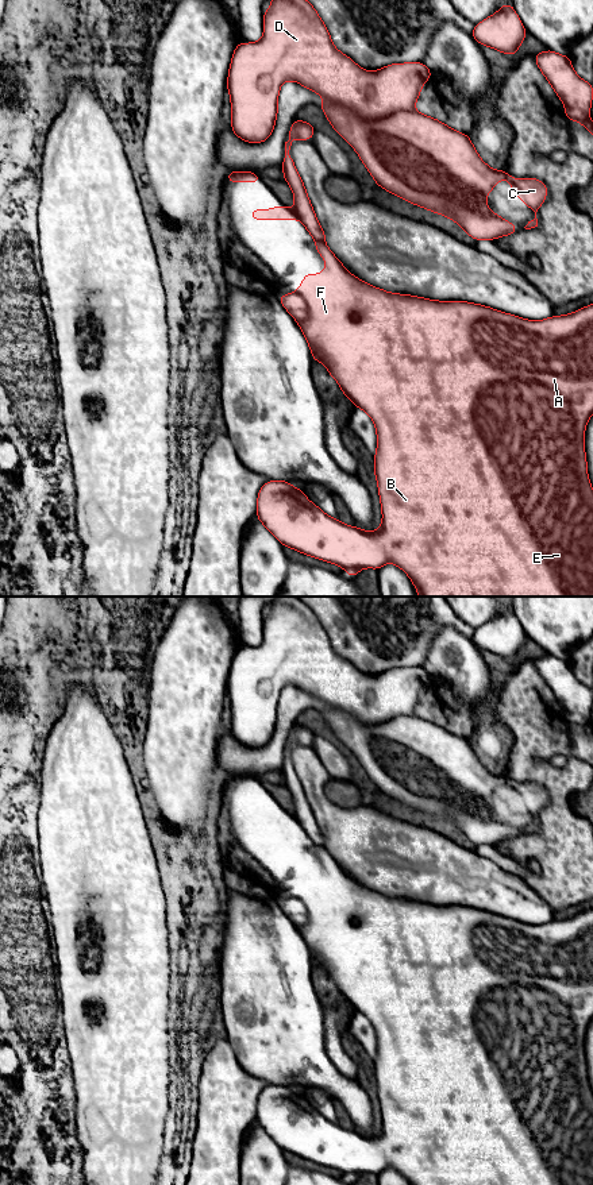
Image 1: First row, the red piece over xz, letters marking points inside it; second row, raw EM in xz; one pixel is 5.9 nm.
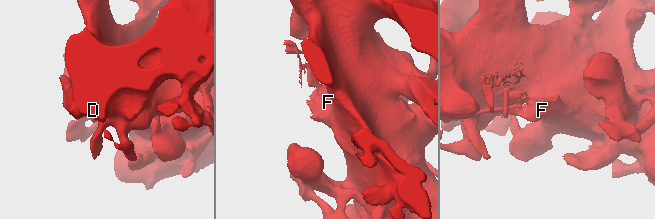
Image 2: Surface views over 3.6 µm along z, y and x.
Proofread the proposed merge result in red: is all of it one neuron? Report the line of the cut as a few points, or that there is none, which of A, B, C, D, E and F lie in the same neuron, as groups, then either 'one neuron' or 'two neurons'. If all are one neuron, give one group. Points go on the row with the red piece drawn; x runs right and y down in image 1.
cut xz (324, 99), (365, 119), (382, 119), (396, 112), (414, 111); groups A B D E F / C; two neurons

